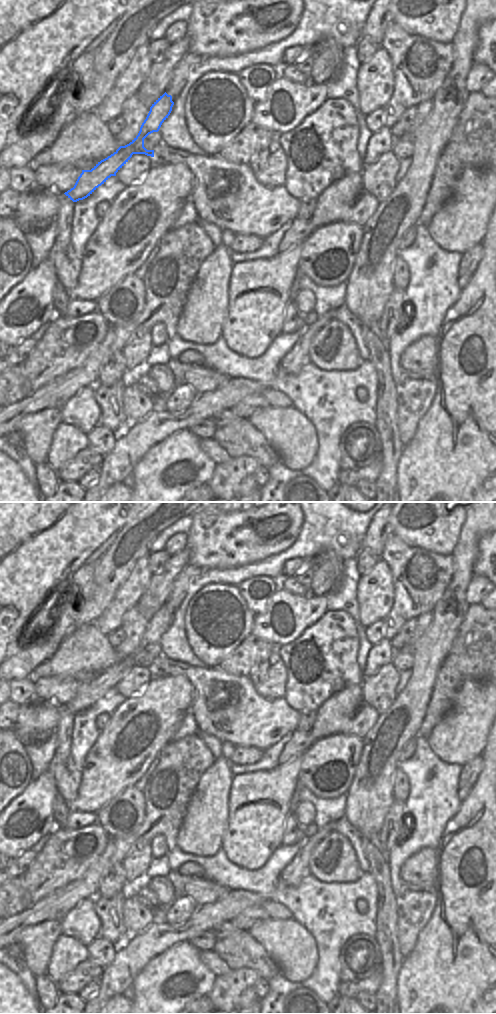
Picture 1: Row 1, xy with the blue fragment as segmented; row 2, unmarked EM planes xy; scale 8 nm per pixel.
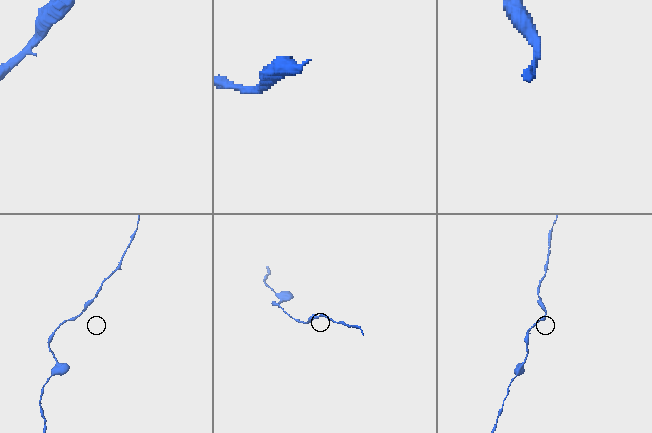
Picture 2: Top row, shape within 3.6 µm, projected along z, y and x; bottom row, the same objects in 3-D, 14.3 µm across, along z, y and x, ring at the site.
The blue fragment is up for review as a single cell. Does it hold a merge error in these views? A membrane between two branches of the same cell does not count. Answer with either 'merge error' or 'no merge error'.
no merge error

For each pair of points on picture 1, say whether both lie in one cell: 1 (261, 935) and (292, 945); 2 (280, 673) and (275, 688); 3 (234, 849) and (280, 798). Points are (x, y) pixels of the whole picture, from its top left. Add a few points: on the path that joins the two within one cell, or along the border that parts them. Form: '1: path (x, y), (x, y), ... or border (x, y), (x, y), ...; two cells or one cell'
1: path (269, 935), (274, 935), (284, 940); one cell
2: path (276, 677), (275, 684); one cell
3: path (249, 834), (272, 811), (278, 811); one cell

